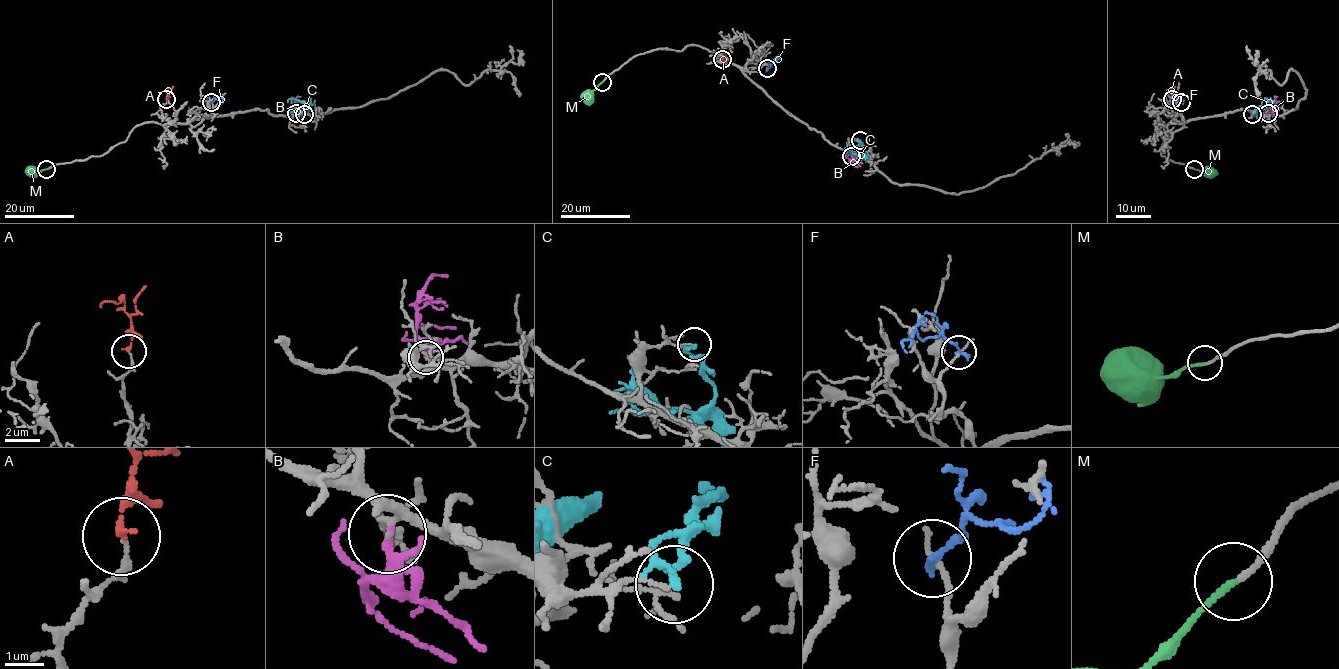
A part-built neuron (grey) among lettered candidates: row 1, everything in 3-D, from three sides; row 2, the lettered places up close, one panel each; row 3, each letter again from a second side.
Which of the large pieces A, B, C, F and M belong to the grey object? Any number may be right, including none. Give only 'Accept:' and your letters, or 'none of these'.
Accept: A, B, M

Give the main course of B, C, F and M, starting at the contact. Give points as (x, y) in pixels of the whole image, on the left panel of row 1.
B: (296, 113), (294, 100), (301, 96)
C: (304, 114), (308, 106), (296, 99), (287, 102)
F: (211, 103), (215, 99), (223, 103)
M: (46, 169), (27, 172)

